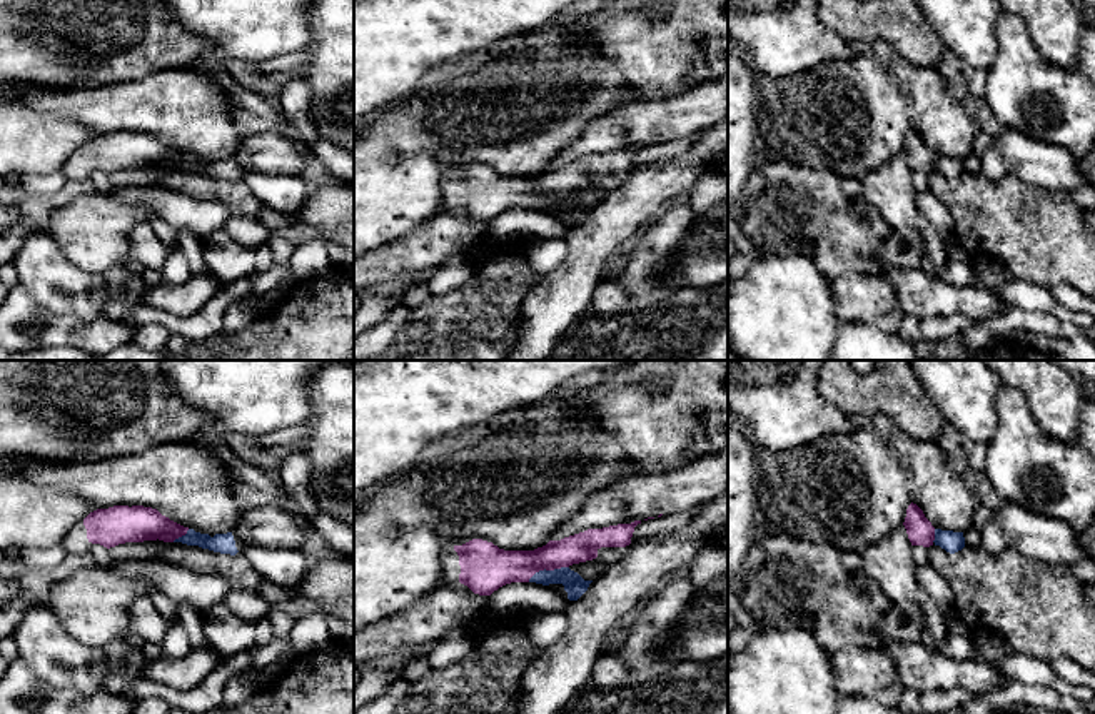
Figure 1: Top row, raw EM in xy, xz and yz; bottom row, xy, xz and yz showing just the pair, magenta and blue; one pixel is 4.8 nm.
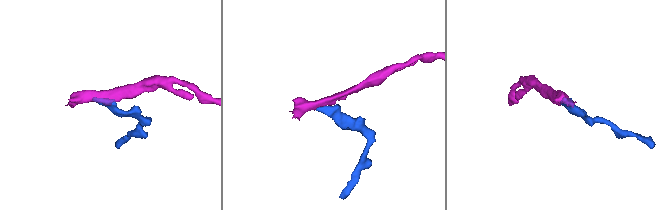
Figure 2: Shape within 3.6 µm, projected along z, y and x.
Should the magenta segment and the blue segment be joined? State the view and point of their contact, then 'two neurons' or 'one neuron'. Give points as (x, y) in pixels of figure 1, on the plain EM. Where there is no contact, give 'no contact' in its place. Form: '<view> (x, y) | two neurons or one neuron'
xz (548, 196) | one neuron

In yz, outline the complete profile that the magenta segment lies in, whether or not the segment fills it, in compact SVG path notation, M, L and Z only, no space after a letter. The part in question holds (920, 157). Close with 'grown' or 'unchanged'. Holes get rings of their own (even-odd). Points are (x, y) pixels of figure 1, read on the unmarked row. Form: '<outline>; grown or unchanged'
M910 130L903 148L911 172L940 172L950 180L965 173L963 158L935 155L916 130Z; grown

